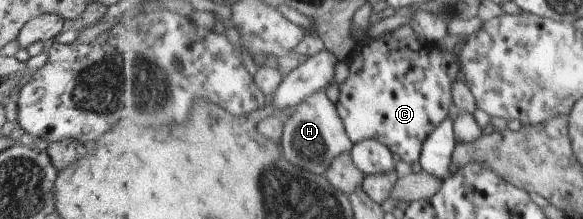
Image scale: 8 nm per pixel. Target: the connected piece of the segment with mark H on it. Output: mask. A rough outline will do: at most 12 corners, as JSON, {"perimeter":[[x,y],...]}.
{"perimeter":[[325,89],[297,105],[280,144],[321,176],[355,147]]}

